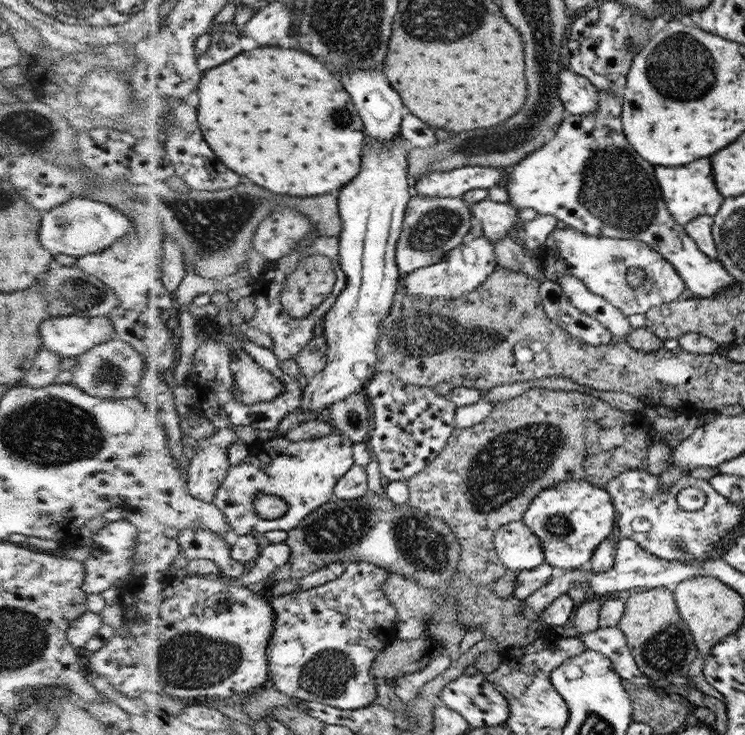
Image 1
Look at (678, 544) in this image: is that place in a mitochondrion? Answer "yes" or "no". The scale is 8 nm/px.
yes

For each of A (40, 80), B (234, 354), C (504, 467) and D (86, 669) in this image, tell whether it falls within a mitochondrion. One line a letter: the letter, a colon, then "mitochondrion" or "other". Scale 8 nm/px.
A: other
B: other
C: mitochondrion
D: other

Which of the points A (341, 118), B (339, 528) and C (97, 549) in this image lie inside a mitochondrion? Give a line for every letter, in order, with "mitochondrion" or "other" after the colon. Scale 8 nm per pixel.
A: mitochondrion
B: mitochondrion
C: other

